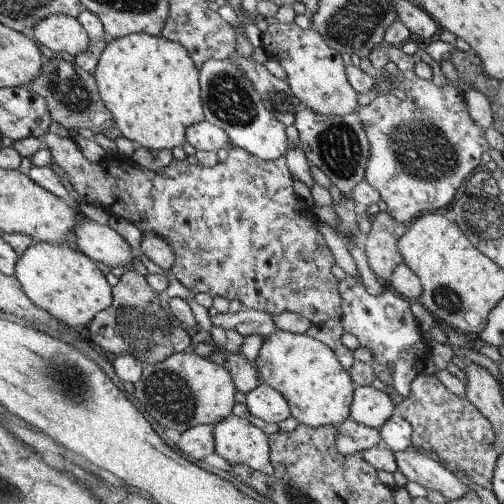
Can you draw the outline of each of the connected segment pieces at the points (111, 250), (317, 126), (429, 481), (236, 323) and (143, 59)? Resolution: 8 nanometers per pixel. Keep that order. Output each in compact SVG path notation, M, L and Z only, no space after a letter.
M82 217L80 224L75 226L73 232L74 236L76 236L76 246L78 246L85 255L88 255L93 261L103 262L109 267L124 267L130 264L134 256L137 256L138 252L133 254L128 242L109 225L100 225L96 221Z
M302 107L296 113L293 125L299 132L300 148L303 149L307 160L329 176L331 182L336 184L342 196L350 196L354 187L360 181L366 180L365 170L369 157L369 140L367 139L362 121L355 112L347 115L321 115L306 107Z
M416 448L394 454L398 474L405 481L418 482L428 491L441 492L448 501L460 499L471 492L470 487L458 479L454 472Z
M247 309L239 313L216 313L211 310L210 318L213 325L236 331L243 338L251 334L267 338L280 331L270 313L256 309Z
M132 33L126 37L113 39L108 43L104 50L100 53L100 58L95 70L95 79L99 87L99 95L107 105L107 109L111 111L114 118L114 126L116 126L123 136L131 140L135 146L147 148L148 150L172 150L175 146L182 147L182 144L187 140L186 134L190 126L205 120L203 113L203 99L201 86L198 86L198 70L194 66L194 59L187 47L180 43L168 40L164 35L154 36L148 33Z

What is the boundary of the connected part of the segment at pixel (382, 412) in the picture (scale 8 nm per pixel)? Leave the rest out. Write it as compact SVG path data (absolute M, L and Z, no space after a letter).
M372 385L356 387L352 419L379 429L394 414L395 406L388 392L380 391Z

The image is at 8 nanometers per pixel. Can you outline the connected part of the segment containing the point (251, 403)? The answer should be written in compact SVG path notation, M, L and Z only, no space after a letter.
M262 382L246 395L247 409L250 413L266 422L282 422L291 416L287 399L270 384Z

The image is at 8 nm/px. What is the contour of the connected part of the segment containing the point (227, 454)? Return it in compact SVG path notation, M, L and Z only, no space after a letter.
M236 415L226 417L223 421L213 425L214 452L227 460L230 465L246 465L260 470L265 475L273 475L274 468L270 464L270 450L268 450L268 437L260 428L250 426L248 419Z

